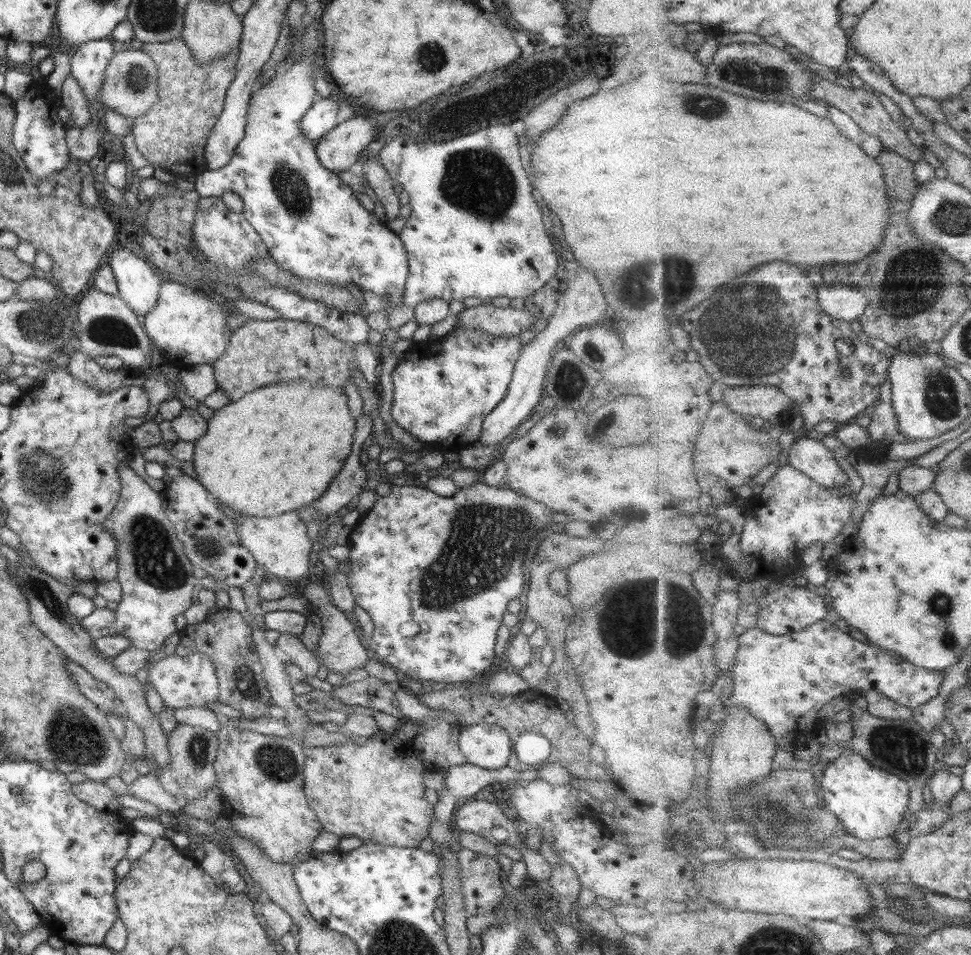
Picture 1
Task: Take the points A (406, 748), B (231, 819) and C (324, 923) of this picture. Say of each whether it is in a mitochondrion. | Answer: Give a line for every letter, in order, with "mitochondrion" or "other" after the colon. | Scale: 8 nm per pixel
A: other
B: other
C: other

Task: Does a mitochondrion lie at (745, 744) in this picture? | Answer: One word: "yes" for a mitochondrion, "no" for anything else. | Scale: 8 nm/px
no

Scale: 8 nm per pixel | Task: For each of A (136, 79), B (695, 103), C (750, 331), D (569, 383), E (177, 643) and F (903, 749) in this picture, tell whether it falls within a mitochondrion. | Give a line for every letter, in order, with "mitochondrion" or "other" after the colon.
A: mitochondrion
B: mitochondrion
C: mitochondrion
D: mitochondrion
E: other
F: mitochondrion

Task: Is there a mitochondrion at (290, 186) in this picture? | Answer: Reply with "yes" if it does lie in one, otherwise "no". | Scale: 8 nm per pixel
yes

